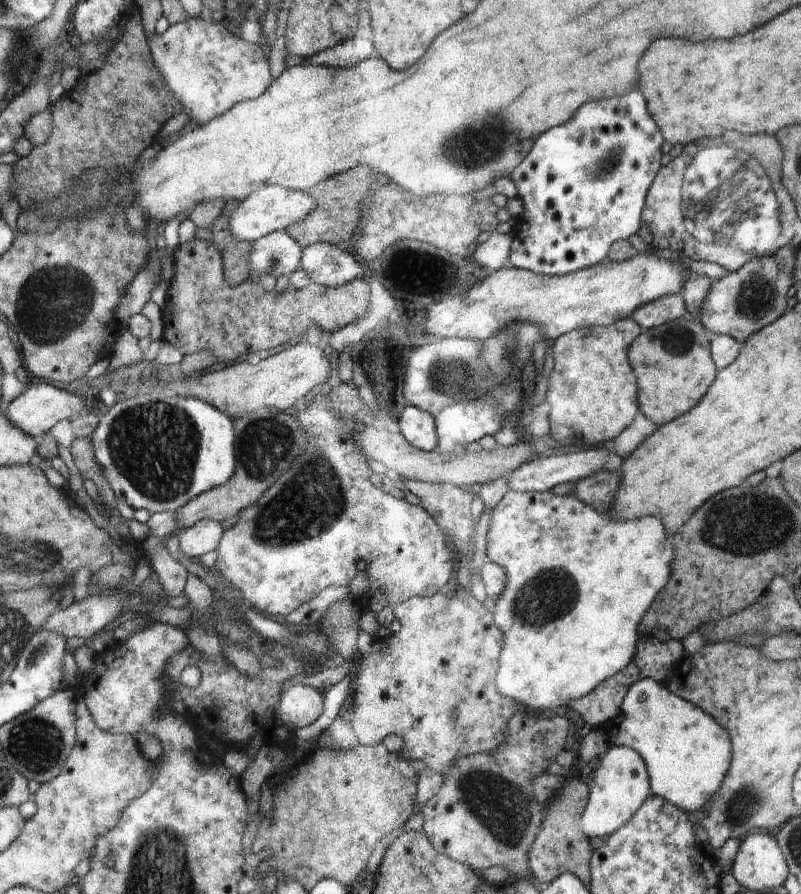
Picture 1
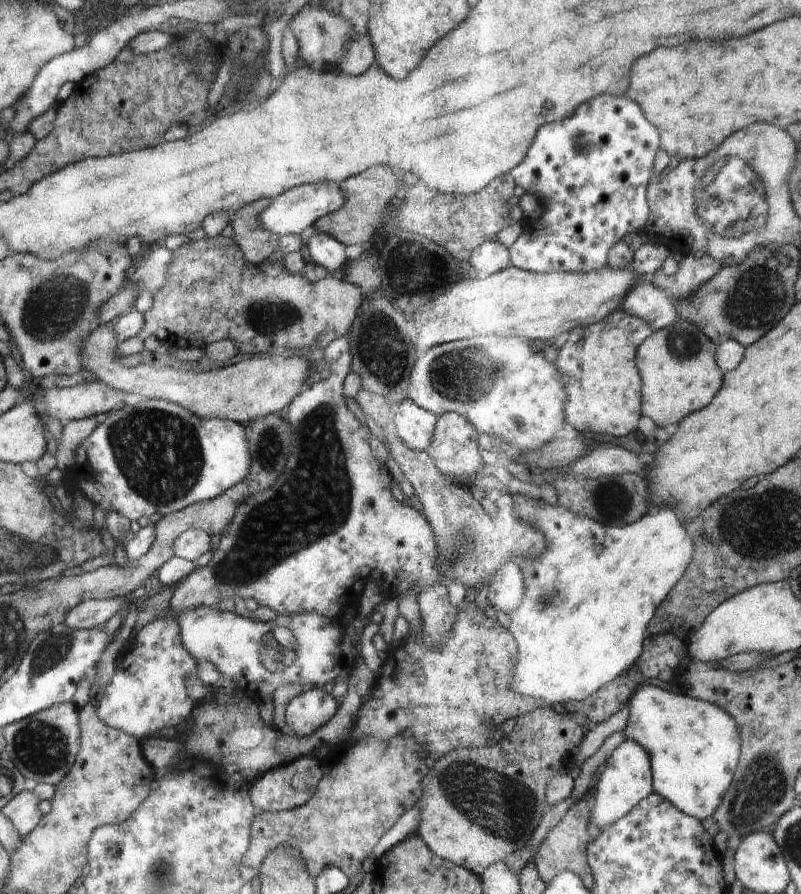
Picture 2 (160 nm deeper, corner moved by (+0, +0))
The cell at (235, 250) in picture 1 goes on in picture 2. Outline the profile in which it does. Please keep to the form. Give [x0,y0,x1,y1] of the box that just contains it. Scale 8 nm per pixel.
[230,199,279,265]

